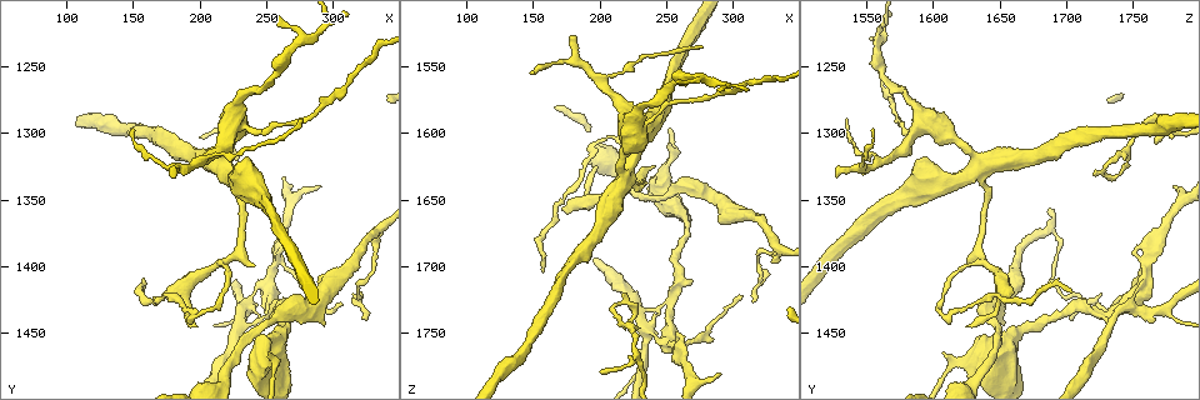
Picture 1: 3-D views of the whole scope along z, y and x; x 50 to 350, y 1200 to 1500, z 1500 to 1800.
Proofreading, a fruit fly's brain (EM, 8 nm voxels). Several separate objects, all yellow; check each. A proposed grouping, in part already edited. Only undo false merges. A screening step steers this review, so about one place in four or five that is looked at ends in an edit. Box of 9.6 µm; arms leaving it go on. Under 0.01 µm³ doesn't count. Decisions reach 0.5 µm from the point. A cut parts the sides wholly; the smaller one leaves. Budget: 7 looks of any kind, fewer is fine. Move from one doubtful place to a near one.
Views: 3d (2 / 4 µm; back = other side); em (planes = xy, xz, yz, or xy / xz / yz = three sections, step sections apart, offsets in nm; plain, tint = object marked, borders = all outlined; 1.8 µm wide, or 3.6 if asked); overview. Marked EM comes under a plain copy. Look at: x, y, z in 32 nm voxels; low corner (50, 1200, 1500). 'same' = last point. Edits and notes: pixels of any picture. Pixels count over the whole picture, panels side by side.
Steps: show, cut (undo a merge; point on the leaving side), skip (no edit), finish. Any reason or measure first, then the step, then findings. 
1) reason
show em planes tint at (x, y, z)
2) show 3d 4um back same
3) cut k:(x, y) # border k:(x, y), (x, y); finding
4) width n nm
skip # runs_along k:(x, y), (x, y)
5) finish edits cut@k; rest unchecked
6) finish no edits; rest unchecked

sharp bend
show em planes tint at (226, 1292, 1766)

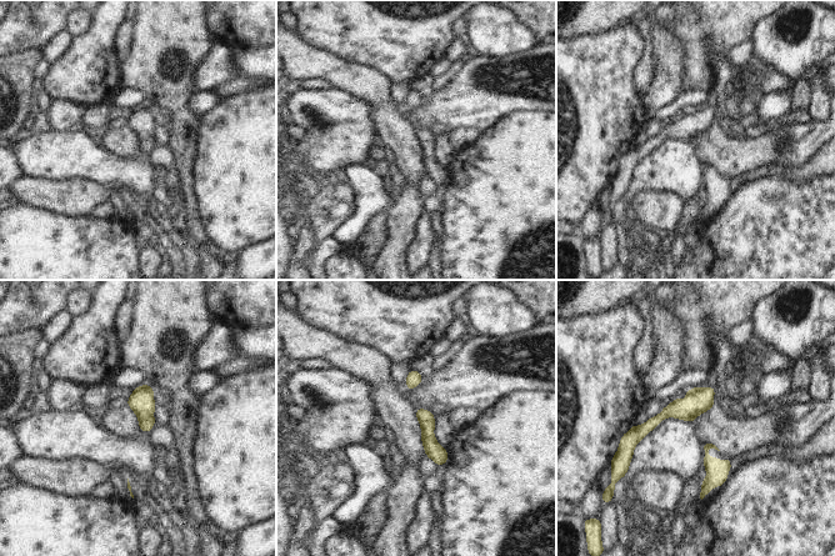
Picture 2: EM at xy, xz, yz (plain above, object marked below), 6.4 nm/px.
skip # runs_along 2:(711, 391), (688, 410), (665, 412), (626, 446); continuous, no second neuron

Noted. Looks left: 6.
abrupt turn
show 3d 4um at (220, 1326, 1634)

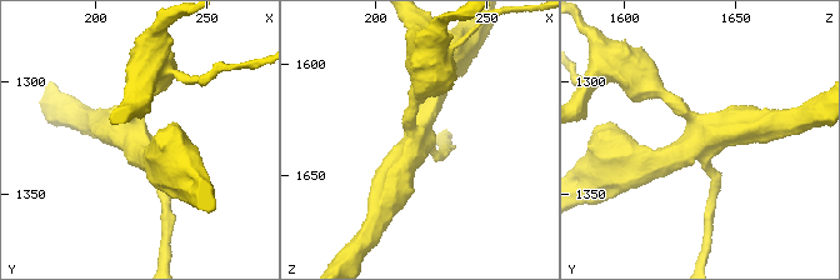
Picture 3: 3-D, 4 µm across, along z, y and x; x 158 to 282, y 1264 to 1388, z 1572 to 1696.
need the tissue
show em planes tint at (219, 1325, 1635)

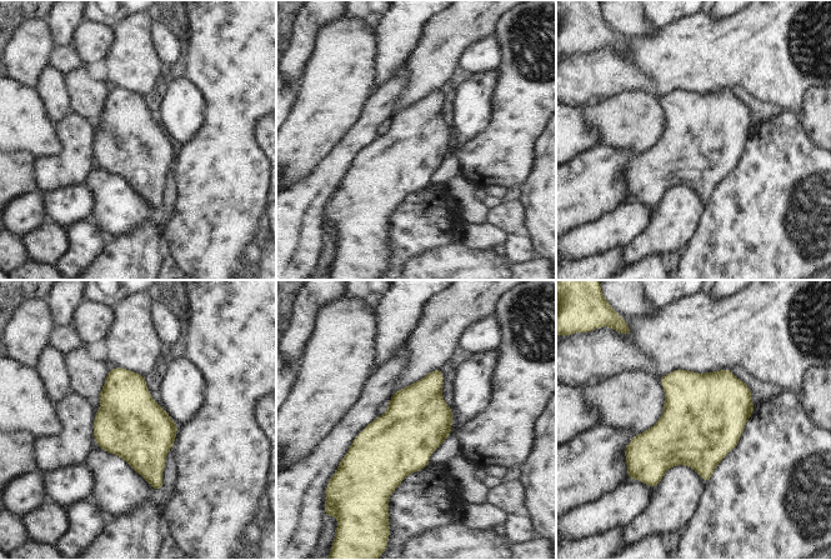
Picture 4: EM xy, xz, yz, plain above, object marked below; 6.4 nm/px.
skip # continuous, no second neuron

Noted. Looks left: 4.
arms part here
show 3d 4um at (216, 1396, 1636)

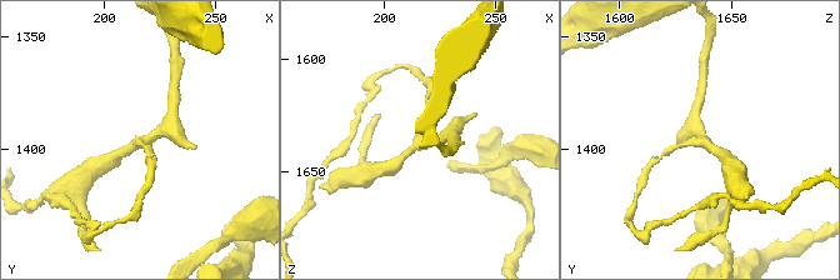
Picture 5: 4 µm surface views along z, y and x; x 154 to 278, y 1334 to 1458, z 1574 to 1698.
now the EM
show em planes tint at (216, 1398, 1638)

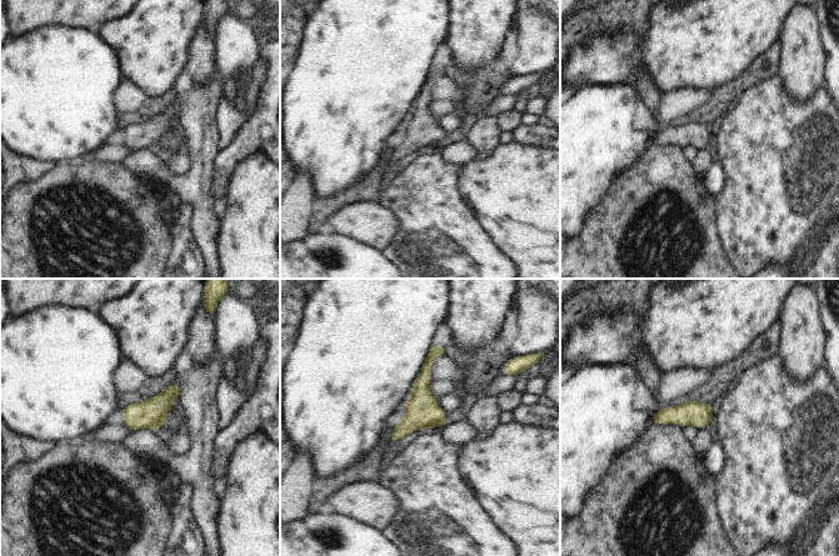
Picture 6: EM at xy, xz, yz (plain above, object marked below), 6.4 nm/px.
skip # runs_along 6:(438, 349), (428, 359), (420, 410), (393, 437); continuous, no second neuron

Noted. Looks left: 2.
finish no edits; rest unchecked

